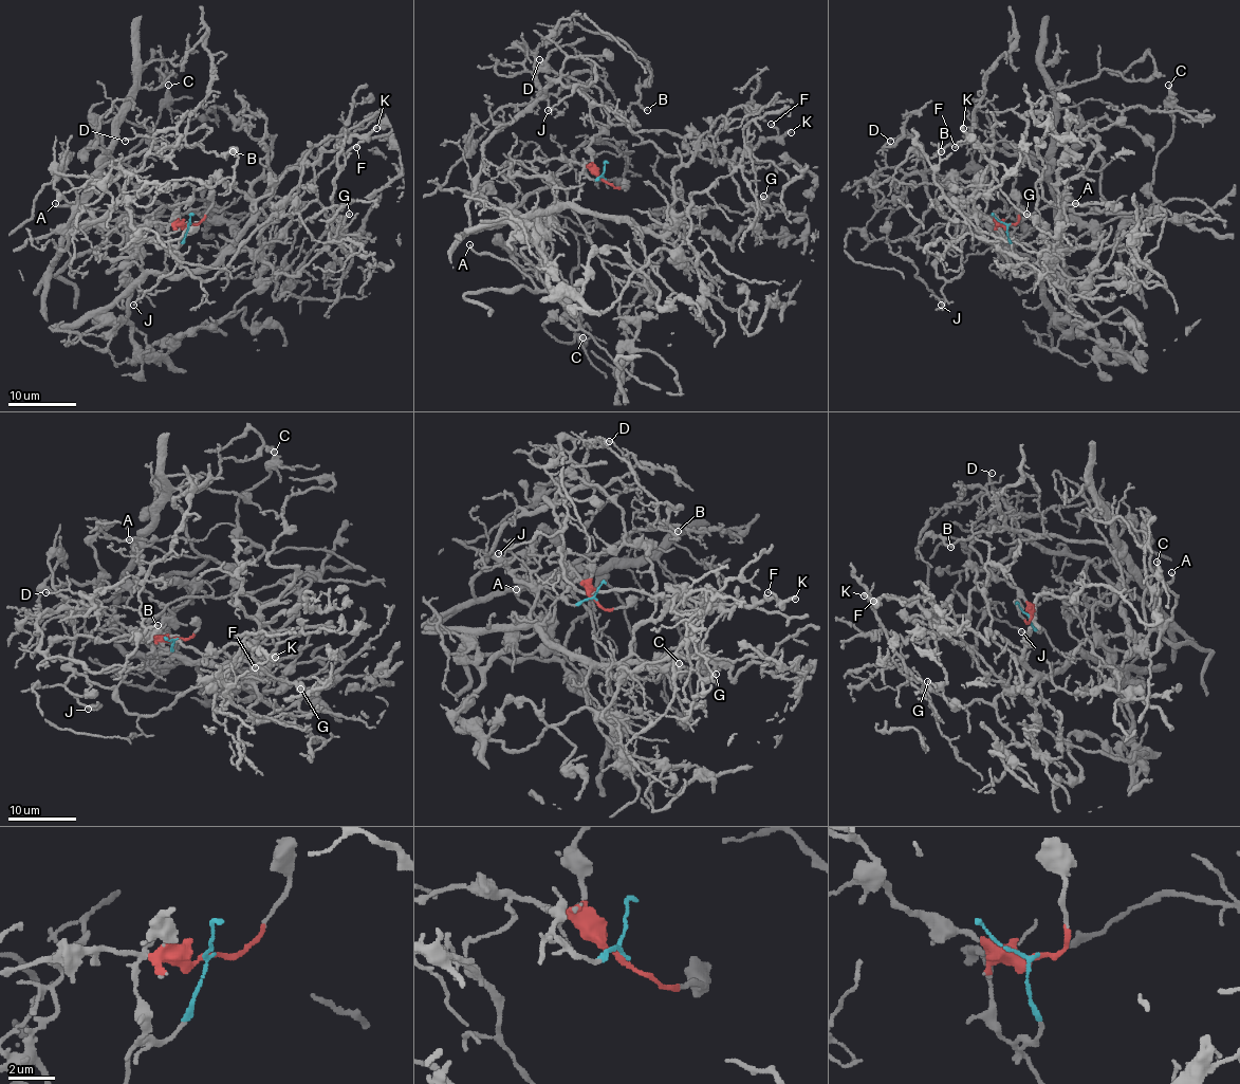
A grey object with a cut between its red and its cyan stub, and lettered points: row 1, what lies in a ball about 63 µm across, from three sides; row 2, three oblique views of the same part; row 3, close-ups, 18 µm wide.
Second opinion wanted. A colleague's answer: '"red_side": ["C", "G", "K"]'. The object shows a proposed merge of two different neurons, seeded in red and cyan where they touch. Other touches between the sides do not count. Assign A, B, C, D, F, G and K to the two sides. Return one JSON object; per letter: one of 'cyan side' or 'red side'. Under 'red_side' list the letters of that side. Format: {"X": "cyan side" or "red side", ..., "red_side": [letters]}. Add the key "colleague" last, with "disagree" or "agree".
{"A": "cyan side", "B": "cyan side", "C": "cyan side", "D": "cyan side", "F": "red side", "G": "red side", "K": "red side", "red_side": ["F", "G", "K"], "colleague": "disagree"}

